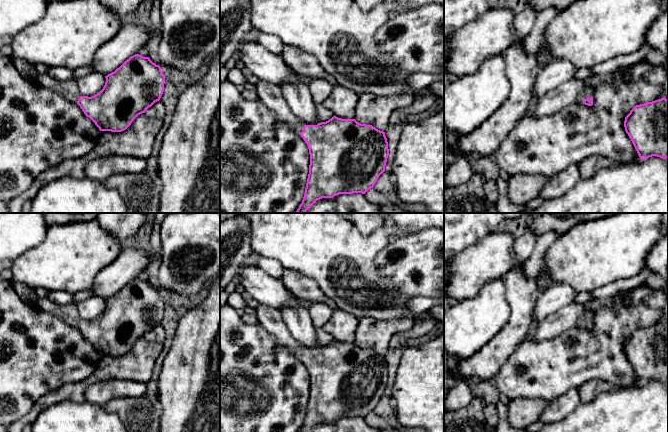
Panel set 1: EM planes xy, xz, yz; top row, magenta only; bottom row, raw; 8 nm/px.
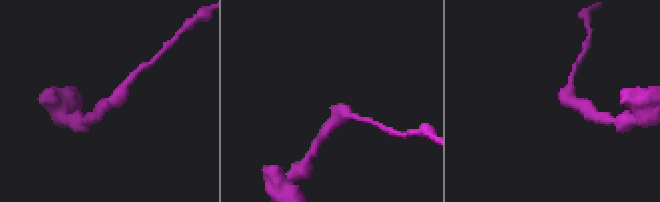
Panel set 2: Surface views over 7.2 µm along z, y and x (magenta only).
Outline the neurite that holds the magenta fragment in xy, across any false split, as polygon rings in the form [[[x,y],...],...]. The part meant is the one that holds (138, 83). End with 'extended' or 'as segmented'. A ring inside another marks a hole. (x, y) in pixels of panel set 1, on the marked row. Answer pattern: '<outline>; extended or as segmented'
[[[135,54],[127,59],[114,72],[105,76],[106,82],[103,89],[94,96],[81,96],[76,80],[58,81],[47,73],[37,75],[39,84],[53,90],[77,103],[84,114],[89,117],[100,131],[122,132],[126,130],[133,120],[140,114],[159,101],[165,84],[165,76],[161,67],[153,63],[149,57]]]; extended

